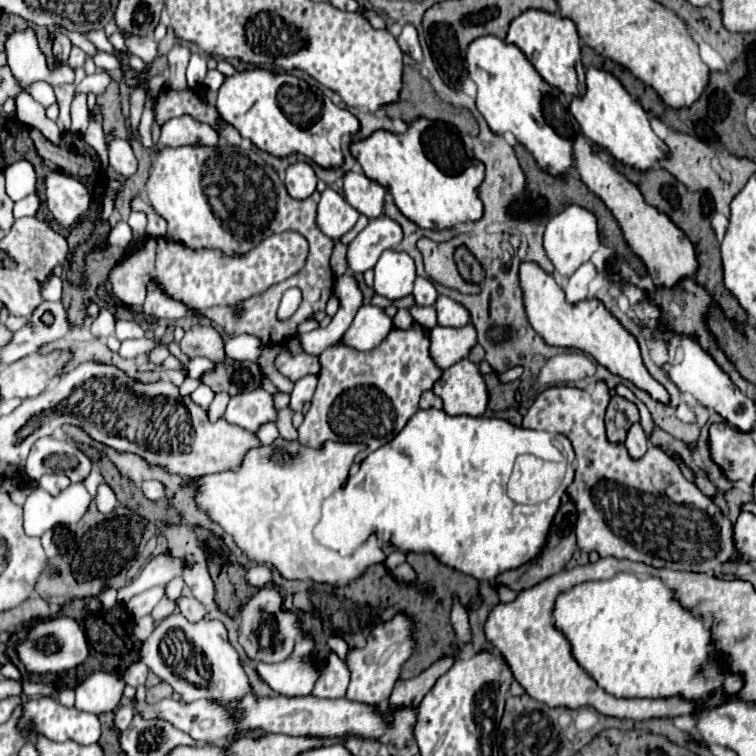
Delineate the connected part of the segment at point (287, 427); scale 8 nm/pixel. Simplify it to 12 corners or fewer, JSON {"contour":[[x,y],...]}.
{"contour":[[292,411],[279,412],[279,434],[283,440],[297,440]]}

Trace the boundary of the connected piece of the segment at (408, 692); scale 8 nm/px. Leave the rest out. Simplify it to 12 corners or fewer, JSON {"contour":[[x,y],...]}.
{"contour":[[457,656],[435,660],[411,680],[399,680],[391,706],[419,706]]}

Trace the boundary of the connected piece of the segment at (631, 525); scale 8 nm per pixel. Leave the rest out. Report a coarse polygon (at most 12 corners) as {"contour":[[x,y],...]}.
{"contour":[[605,382],[523,426],[575,450],[577,548],[655,568],[735,560],[733,524],[649,444],[605,436]]}

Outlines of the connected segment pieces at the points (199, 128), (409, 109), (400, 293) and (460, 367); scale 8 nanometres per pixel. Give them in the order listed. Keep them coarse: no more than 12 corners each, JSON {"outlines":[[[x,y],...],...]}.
{"outlines":[[[191,116],[161,128],[163,146],[215,146],[219,134]],[[415,66],[403,68],[401,100],[385,104],[389,118],[425,116],[477,134],[465,108],[443,102]],[[385,250],[373,290],[389,300],[413,292],[415,262]],[[471,360],[443,370],[433,392],[447,414],[481,416],[489,400]]]}

